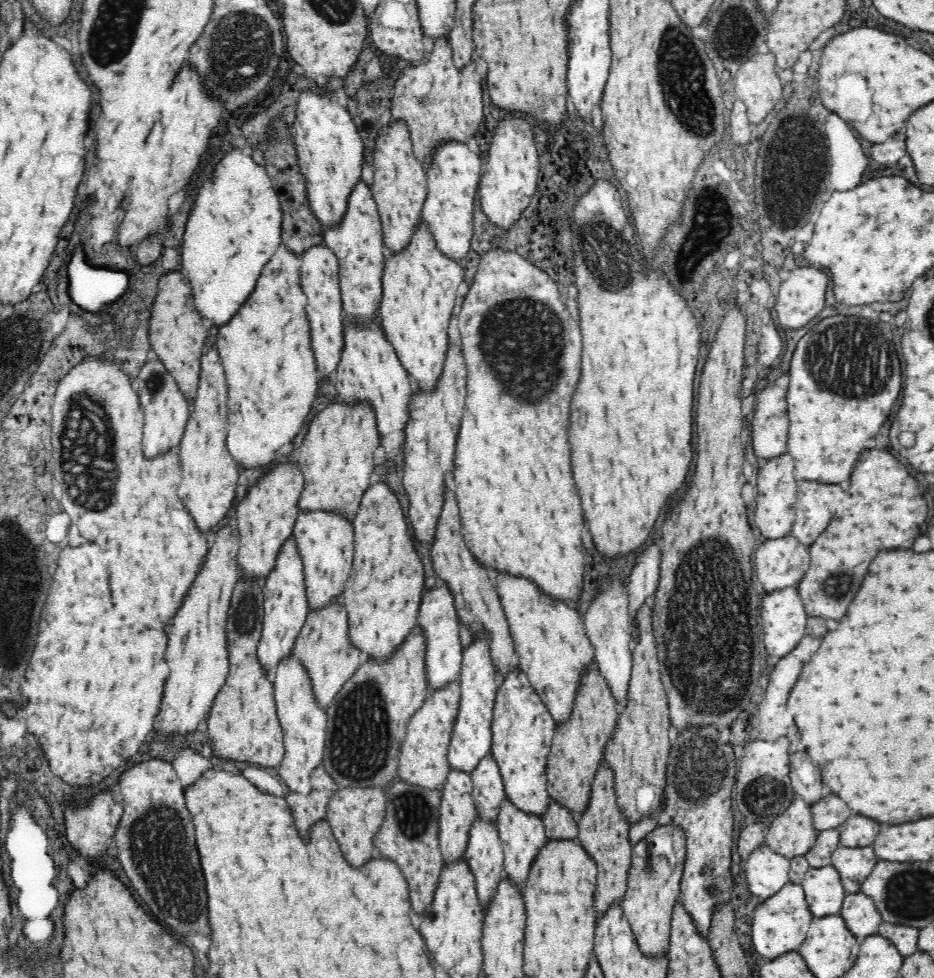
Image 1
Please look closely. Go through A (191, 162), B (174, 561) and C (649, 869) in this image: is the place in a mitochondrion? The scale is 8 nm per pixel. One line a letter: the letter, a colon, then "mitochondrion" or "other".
A: other
B: other
C: mitochondrion

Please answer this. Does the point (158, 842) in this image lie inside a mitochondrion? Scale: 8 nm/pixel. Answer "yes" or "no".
yes

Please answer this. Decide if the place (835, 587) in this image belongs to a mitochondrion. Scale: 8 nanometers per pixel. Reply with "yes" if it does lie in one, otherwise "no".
yes

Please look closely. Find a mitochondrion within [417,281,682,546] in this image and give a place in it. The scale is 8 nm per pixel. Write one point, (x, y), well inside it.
(521, 342)

